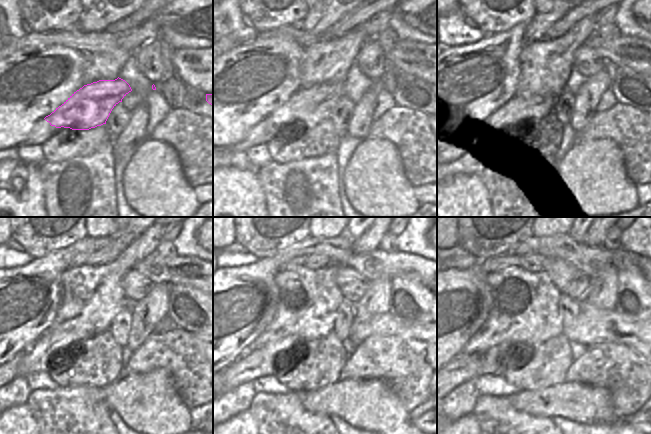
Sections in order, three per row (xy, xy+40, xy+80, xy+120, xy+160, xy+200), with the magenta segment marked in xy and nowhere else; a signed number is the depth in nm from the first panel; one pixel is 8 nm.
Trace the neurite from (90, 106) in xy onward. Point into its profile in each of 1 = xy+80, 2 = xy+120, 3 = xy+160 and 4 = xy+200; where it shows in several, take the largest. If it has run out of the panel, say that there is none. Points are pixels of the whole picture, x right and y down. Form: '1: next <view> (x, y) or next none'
1: next xy+80 (526, 109)
2: next xy+120 (36, 359)
3: next xy+160 (260, 362)
4: next xy+200 (461, 369)

